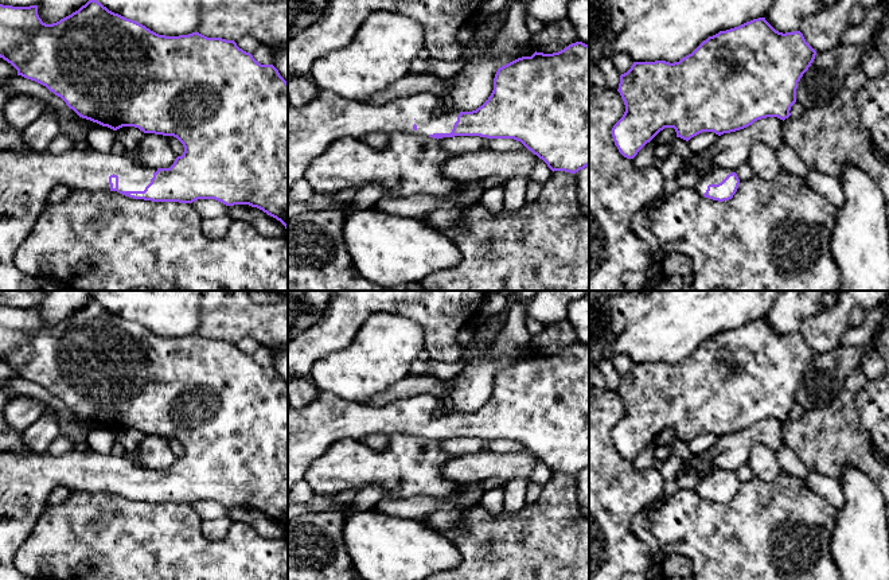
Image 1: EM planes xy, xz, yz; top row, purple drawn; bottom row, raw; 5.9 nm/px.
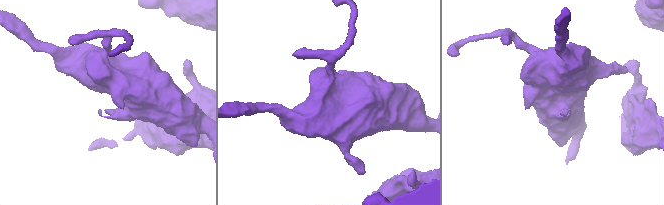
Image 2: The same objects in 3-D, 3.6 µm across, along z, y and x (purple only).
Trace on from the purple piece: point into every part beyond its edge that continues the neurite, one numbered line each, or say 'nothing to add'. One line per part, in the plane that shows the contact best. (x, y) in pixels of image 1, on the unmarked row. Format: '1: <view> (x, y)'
1: xy (26, 479)

